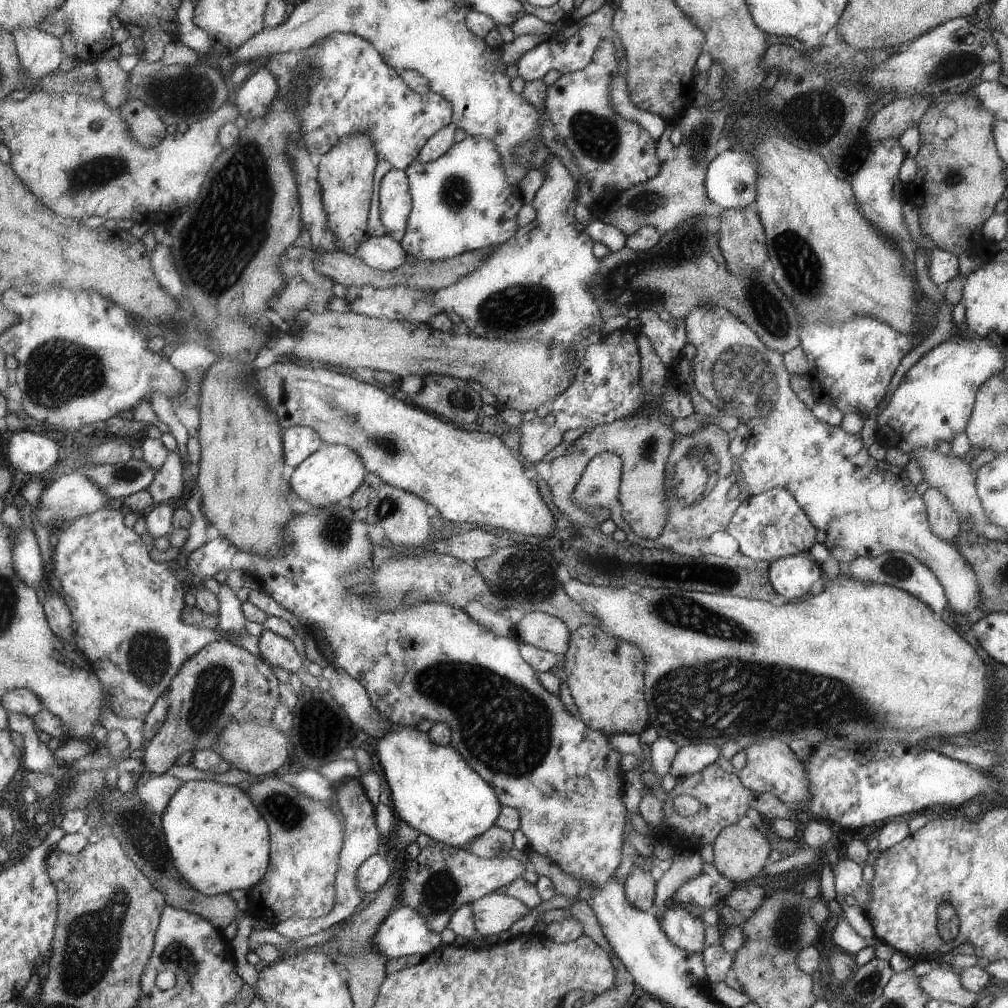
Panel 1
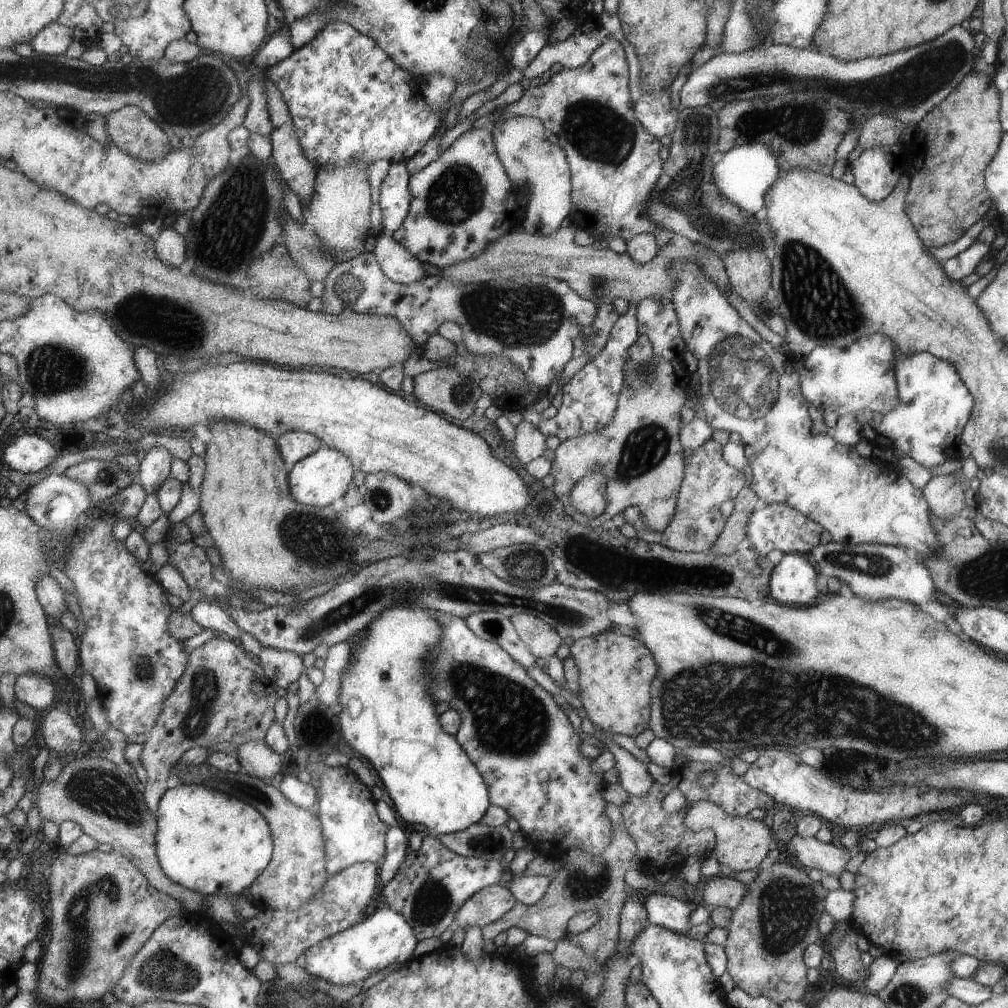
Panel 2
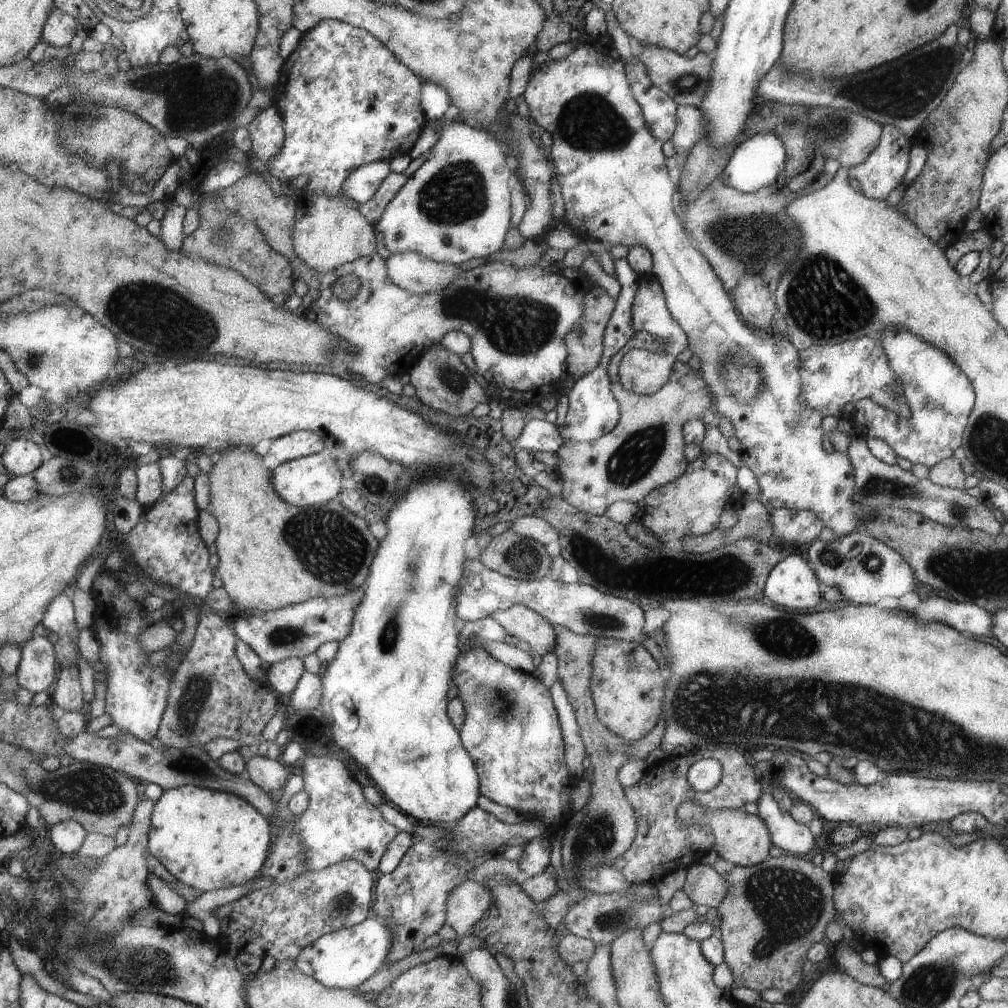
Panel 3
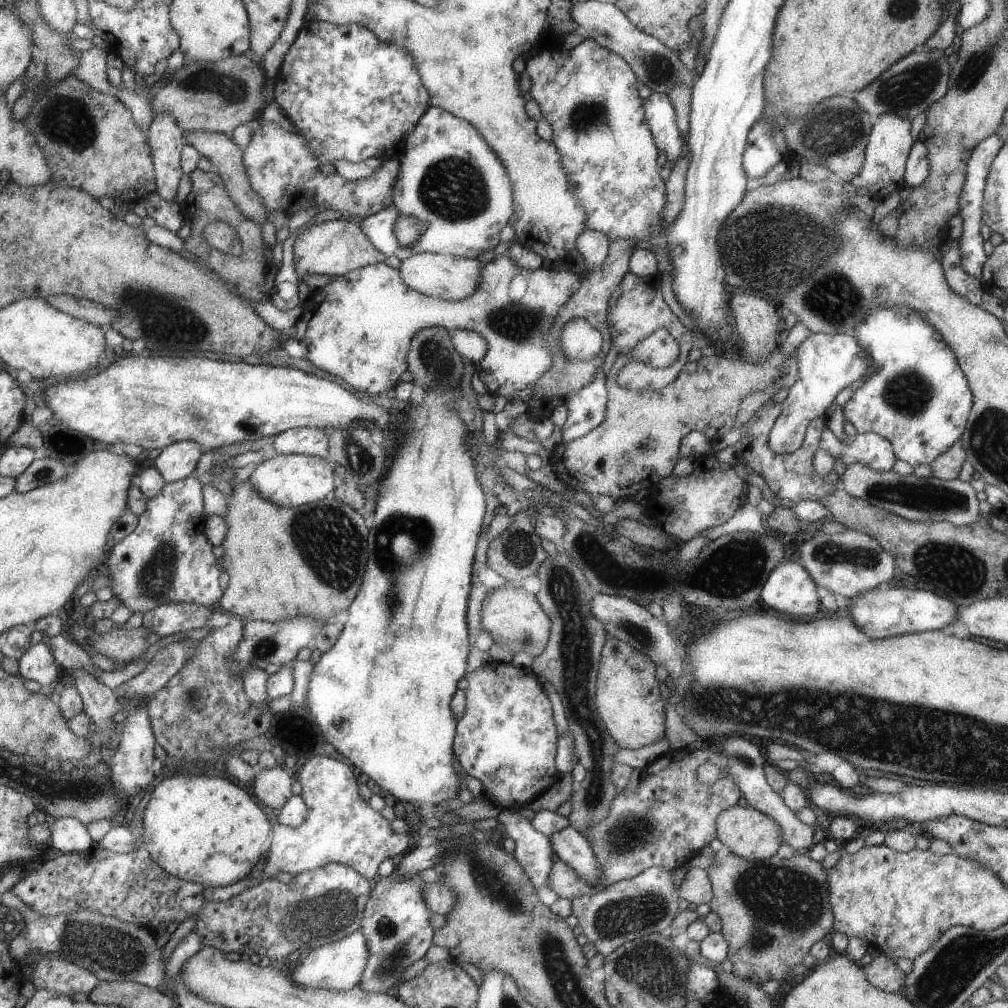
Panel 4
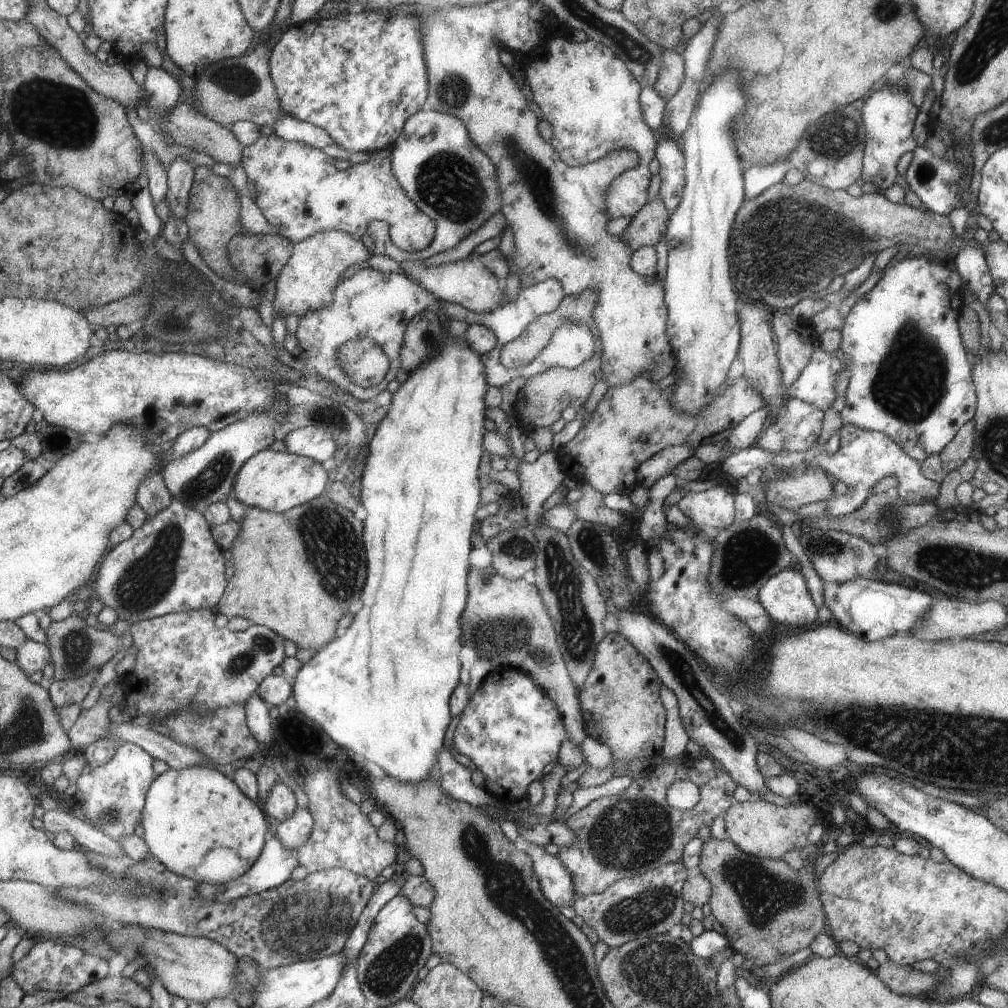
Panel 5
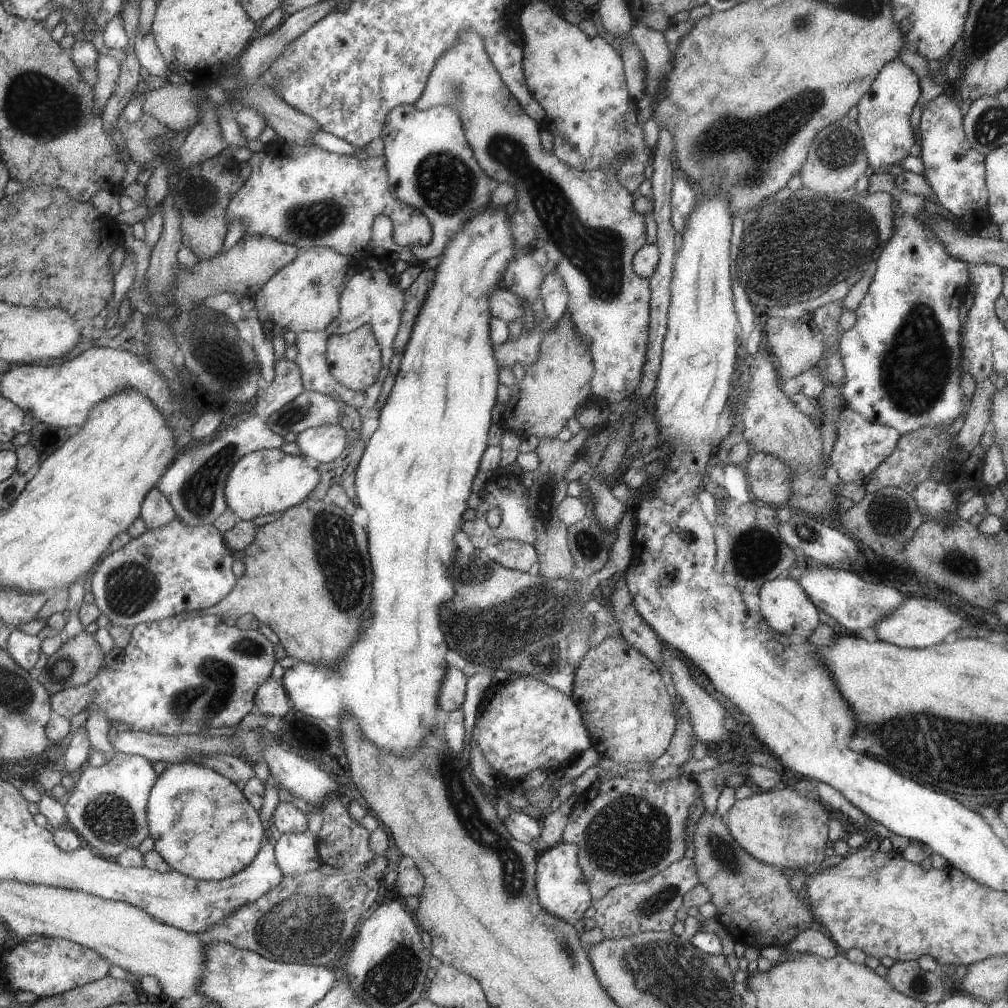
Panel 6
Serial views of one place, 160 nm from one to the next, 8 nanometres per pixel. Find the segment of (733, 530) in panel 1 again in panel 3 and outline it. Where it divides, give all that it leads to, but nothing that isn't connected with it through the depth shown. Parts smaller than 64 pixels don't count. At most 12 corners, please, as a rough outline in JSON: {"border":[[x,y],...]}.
{"border":[[807,509],[770,510],[771,540],[813,542],[824,526]]}

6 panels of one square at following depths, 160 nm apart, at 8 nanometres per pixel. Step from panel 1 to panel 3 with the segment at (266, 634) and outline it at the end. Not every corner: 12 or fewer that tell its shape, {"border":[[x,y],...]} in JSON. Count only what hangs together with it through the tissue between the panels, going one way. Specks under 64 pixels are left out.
{"border":[[302,658],[270,666],[270,685],[283,697],[305,674]]}

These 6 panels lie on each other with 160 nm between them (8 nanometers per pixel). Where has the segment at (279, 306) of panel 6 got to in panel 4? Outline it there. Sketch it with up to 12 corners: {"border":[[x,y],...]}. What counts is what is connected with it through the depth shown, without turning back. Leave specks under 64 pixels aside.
{"border":[[325,221],[299,233],[294,265],[343,276],[387,258],[361,224]]}

